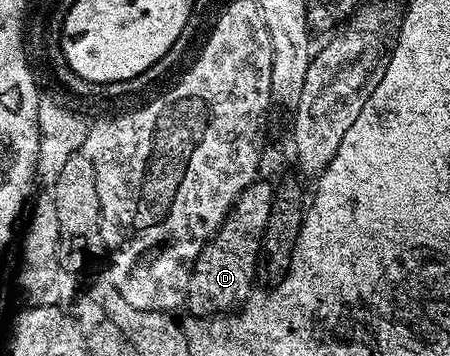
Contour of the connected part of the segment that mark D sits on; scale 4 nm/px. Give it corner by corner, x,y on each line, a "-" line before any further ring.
256,181
244,189
243,195
235,202
227,220
219,232
207,242
203,252
191,271
191,284
187,290
186,306
191,307
195,317
222,317
251,298
257,283
259,250
265,237
265,225
269,225
269,213
273,209
276,188
264,181

